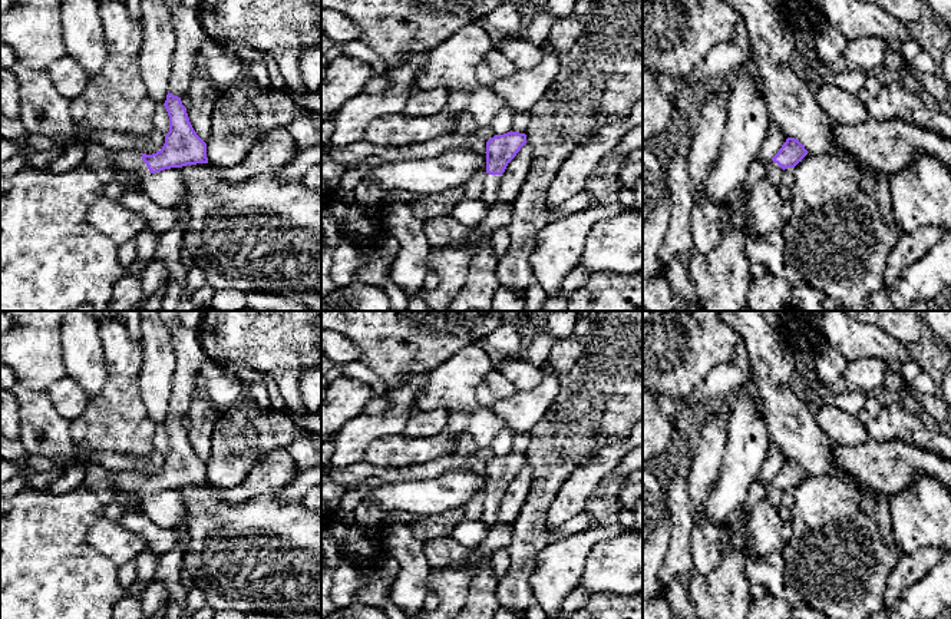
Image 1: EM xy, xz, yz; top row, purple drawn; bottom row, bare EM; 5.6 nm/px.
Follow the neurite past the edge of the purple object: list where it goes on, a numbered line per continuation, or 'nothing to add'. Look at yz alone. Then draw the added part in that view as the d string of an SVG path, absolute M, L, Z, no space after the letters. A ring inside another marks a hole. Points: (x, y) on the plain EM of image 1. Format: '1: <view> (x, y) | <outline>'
1: yz (773, 493) | M769 481L766 486L766 499L772 503L773 507L779 509L782 506L782 496L783 490L773 481Z

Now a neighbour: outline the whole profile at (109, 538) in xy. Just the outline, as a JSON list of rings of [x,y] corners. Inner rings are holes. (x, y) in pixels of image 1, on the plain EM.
[[[100,517],[87,533],[87,543],[118,569],[148,549],[145,537],[125,529],[118,520]]]

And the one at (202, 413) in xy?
[[[197,377],[191,406],[186,411],[189,427],[186,430],[189,443],[197,456],[207,464],[211,453],[214,424],[221,410],[202,394],[202,380]]]

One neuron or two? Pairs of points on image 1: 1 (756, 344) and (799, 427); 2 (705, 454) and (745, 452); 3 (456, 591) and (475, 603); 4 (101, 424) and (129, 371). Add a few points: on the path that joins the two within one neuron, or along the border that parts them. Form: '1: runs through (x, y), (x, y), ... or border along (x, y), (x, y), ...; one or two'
1: runs through (772, 364), (775, 387), (783, 407); one
2: border along (729, 420), (725, 454), (719, 476), (713, 485); two
3: border along (475, 565), (475, 573), (464, 603); two
4: runs through (114, 411), (119, 406), (124, 384); one

